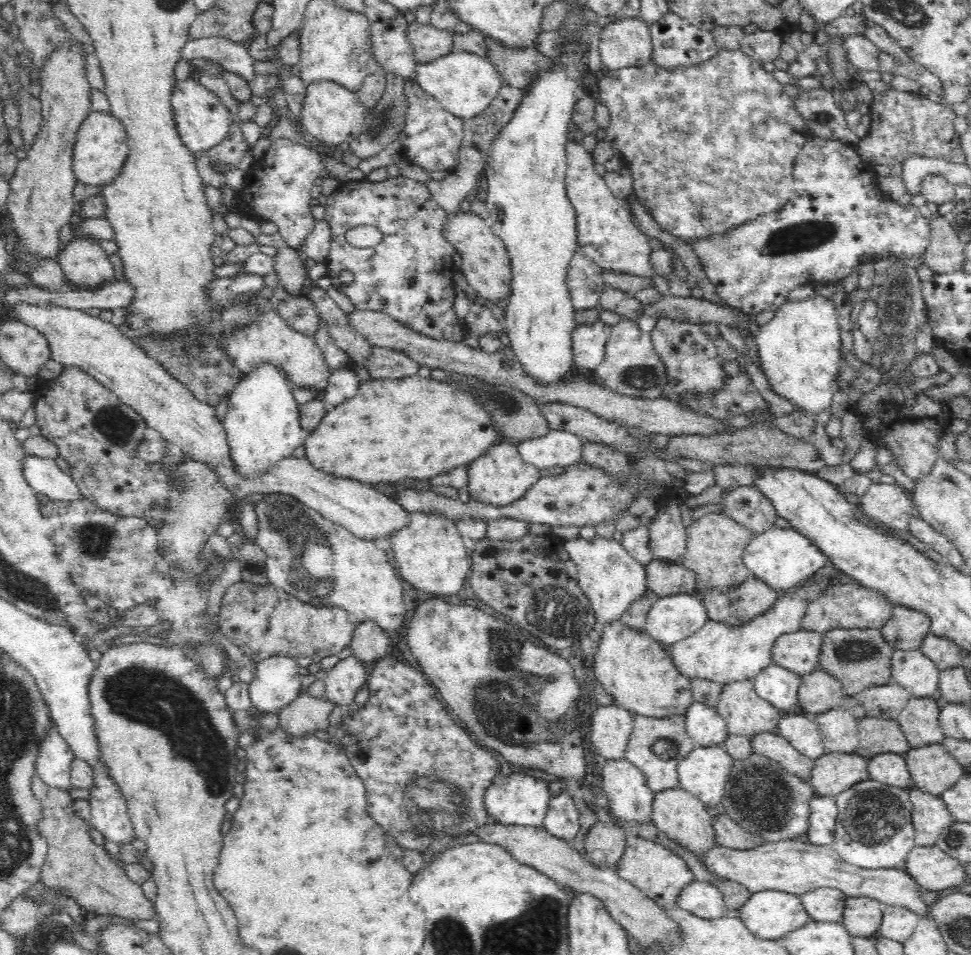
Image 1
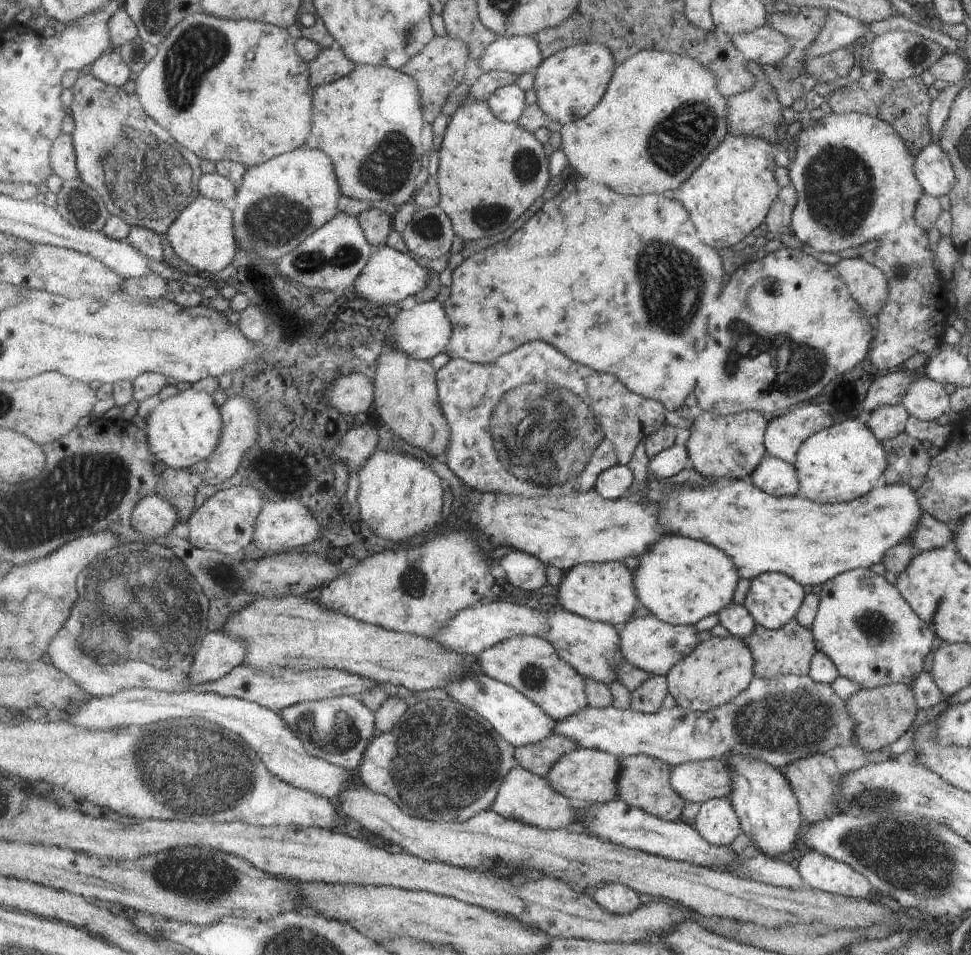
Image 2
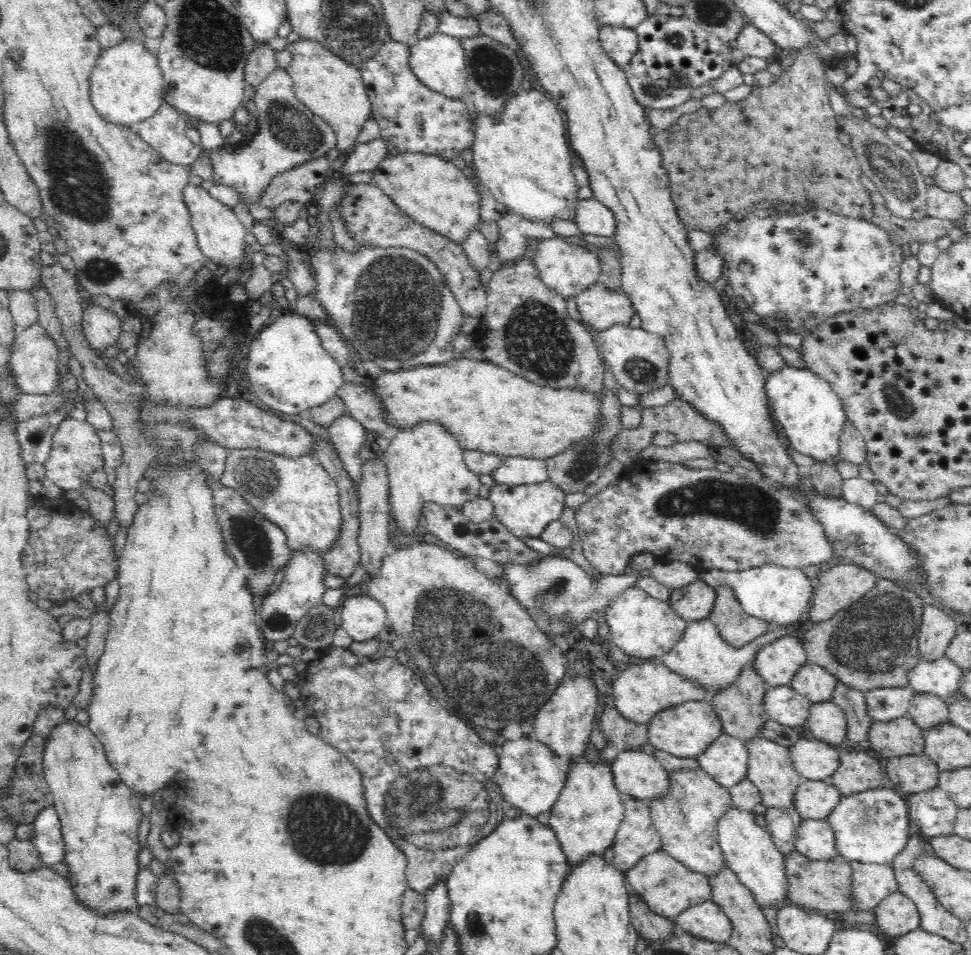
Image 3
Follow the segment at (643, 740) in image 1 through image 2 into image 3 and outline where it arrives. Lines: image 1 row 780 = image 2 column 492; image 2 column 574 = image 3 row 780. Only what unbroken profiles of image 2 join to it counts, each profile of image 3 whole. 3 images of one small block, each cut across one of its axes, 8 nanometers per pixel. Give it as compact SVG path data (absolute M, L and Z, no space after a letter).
M699 763L692 768L674 768L668 771L668 788L648 802L652 823L661 837L659 851L669 852L676 860L707 877L724 864L719 835L718 818L731 806L729 789L718 784Z

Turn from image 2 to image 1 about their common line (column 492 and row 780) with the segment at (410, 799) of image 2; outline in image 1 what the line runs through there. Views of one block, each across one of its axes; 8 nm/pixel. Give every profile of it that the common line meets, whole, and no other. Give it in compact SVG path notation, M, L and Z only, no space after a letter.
M750 750L746 756L732 757L730 768L726 770L726 776L724 776L722 798L719 804L722 804L726 815L739 828L742 828L742 831L748 832L757 840L762 840L763 843L784 843L794 840L802 834L808 835L811 816L810 804L818 796L820 795L804 776L800 776L797 772L790 772L785 765L772 760L769 756Z

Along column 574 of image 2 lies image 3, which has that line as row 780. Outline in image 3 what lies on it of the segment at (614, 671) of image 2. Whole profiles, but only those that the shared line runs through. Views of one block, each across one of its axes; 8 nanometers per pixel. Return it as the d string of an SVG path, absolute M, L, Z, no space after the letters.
M620 750L614 756L614 760L611 760L609 767L614 786L625 796L636 796L642 801L650 802L668 788L668 771L652 755L644 751Z

